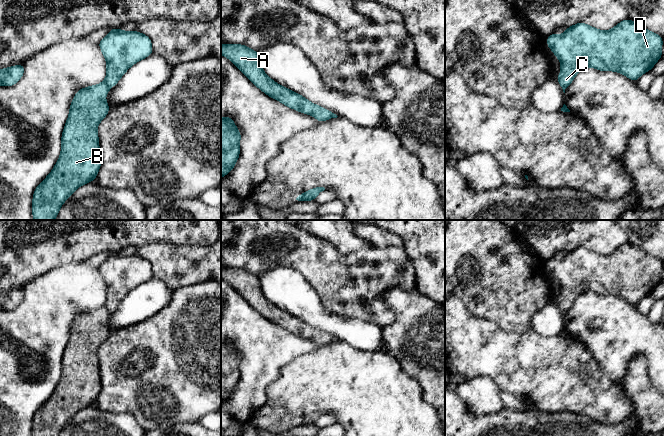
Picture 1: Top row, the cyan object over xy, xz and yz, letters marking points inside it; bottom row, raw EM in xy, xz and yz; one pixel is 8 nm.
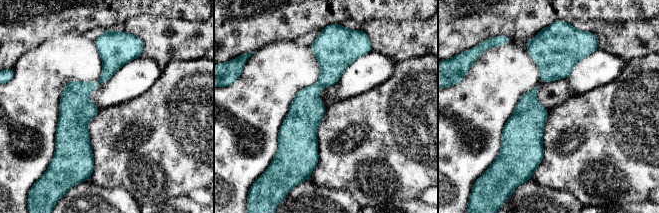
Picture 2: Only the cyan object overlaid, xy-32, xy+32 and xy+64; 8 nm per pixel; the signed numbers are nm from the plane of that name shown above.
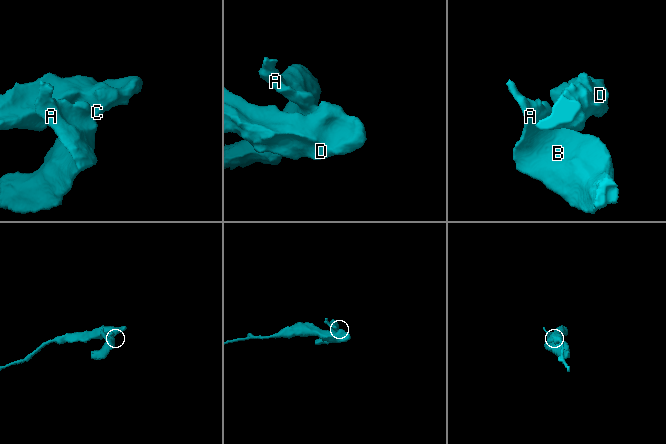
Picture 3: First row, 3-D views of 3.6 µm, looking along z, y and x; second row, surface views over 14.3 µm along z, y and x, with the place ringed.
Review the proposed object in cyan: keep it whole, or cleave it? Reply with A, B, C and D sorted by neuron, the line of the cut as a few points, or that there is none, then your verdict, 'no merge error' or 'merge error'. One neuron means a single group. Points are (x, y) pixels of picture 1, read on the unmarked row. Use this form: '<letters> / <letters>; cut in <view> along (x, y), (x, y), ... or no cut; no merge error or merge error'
A B / C D; cut in xy along (103, 306), (109, 312); merge error

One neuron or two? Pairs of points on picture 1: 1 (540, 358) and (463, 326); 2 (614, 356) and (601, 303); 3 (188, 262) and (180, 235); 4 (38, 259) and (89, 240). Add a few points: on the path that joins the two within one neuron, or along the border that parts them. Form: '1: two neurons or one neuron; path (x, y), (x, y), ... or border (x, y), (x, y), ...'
1: one neuron; path (521, 358), (507, 358), (486, 339), (482, 339)
2: one neuron; path (615, 343), (615, 332), (603, 316)
3: two neurons; border (160, 241), (175, 244), (207, 244)
4: one neuron; path (51, 250), (68, 250), (76, 244)

